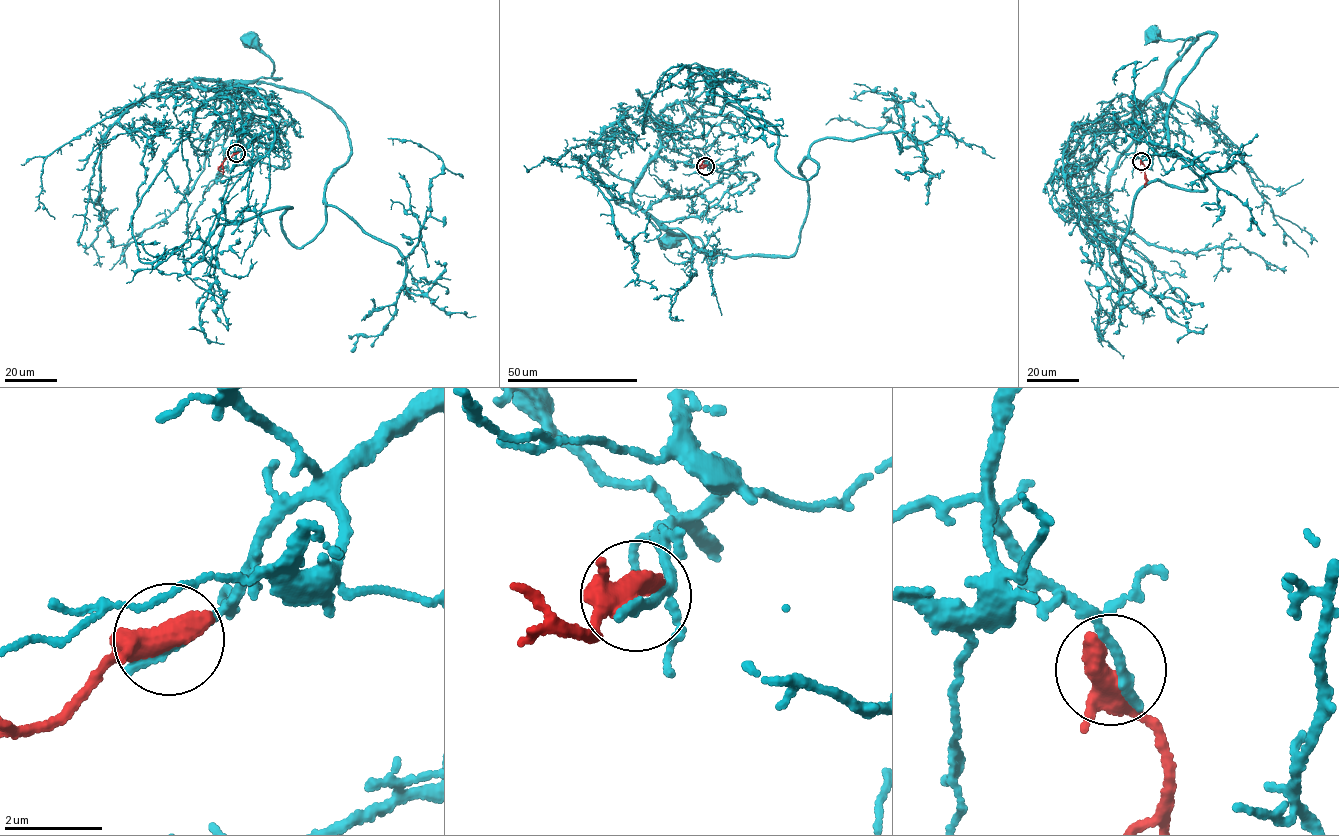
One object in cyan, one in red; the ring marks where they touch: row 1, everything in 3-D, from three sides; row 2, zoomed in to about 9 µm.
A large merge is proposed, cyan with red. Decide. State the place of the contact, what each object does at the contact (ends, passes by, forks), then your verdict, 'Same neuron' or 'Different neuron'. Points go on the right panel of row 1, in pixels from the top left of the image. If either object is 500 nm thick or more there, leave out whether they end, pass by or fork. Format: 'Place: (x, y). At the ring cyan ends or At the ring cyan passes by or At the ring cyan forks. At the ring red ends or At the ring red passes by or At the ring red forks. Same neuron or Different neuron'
Place: (1141, 161). At the ring cyan ends. At the ring red passes by. Different neuron

